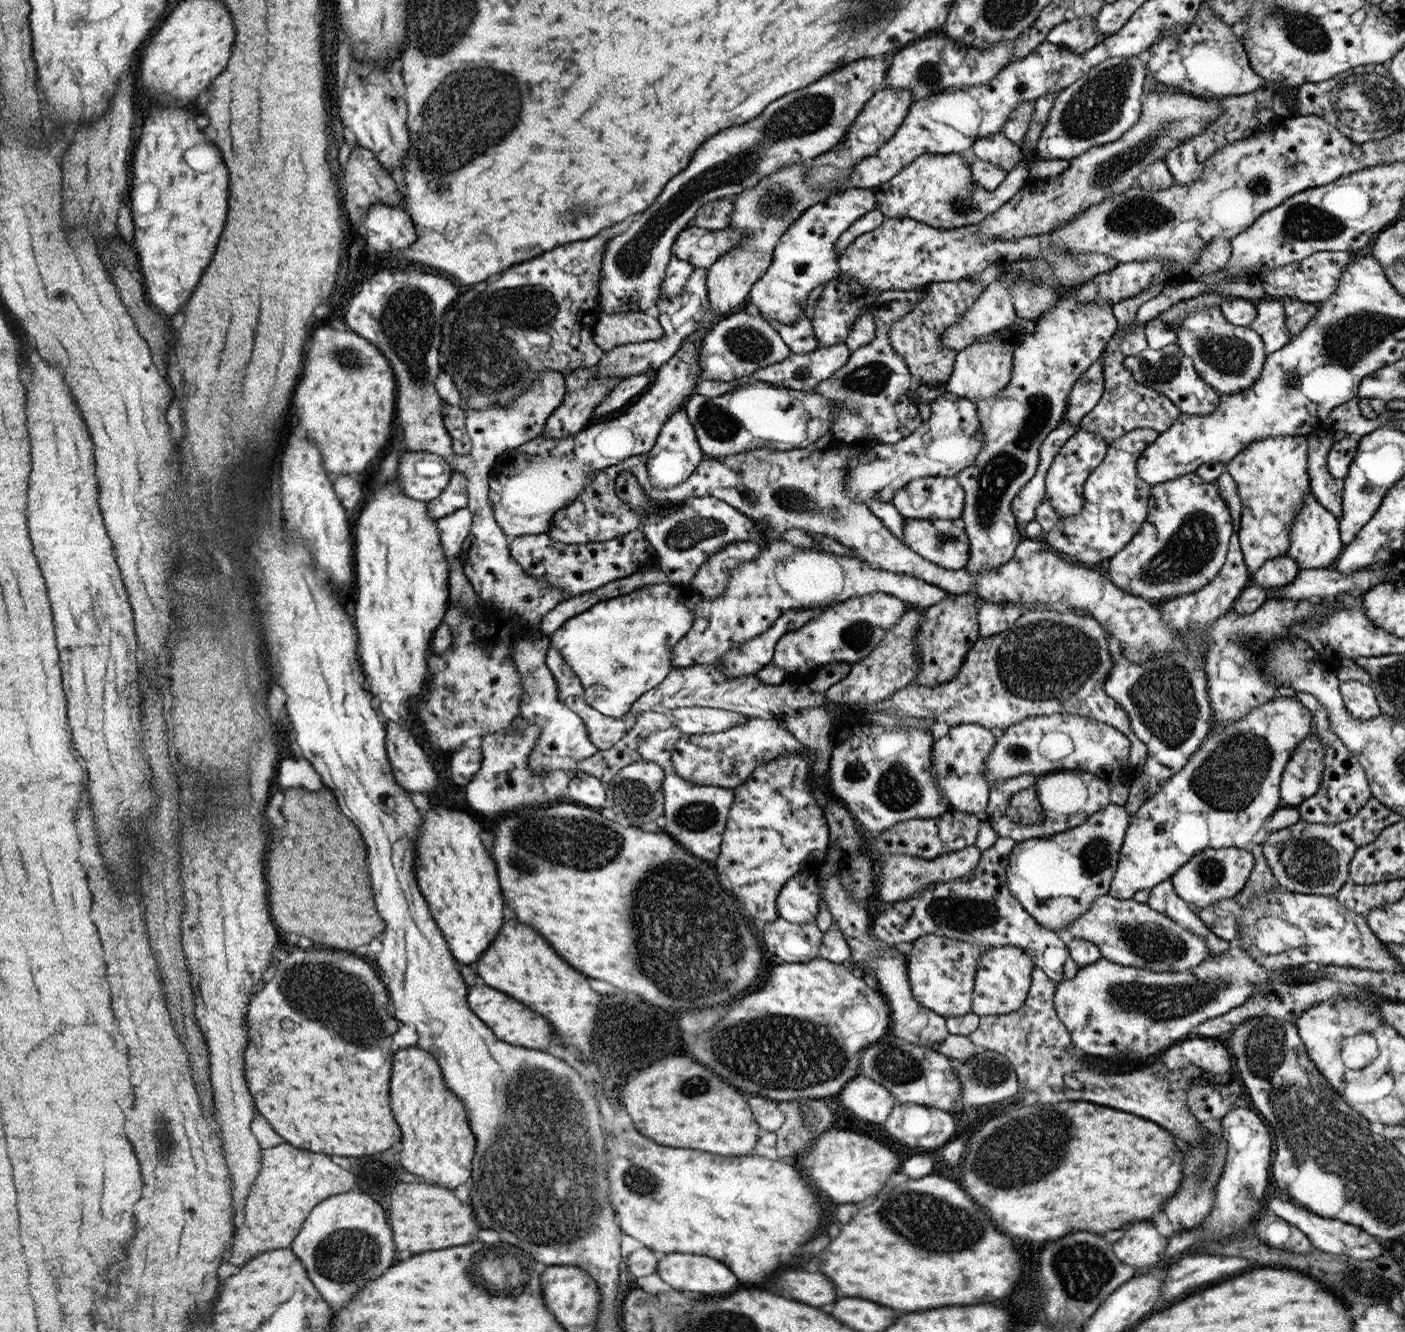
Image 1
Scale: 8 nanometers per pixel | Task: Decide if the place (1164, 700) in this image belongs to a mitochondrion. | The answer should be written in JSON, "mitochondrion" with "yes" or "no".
{"mitochondrion":"yes"}

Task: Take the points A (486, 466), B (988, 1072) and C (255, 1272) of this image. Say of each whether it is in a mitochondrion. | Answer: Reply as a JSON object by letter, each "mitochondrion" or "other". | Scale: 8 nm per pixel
{"A":"other","B":"mitochondrion","C":"other"}

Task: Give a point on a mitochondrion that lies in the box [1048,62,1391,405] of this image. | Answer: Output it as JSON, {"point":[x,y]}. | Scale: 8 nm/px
{"point":[1106,173]}

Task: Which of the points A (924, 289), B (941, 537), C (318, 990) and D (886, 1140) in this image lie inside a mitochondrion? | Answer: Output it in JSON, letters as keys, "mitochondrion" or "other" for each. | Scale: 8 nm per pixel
{"A":"other","B":"mitochondrion","C":"mitochondrion","D":"other"}

